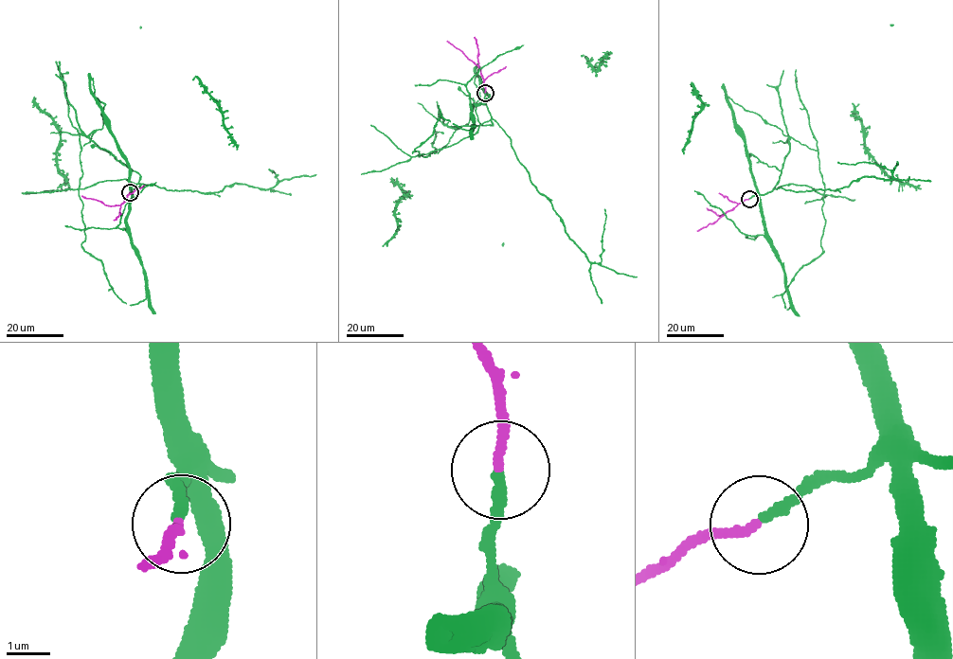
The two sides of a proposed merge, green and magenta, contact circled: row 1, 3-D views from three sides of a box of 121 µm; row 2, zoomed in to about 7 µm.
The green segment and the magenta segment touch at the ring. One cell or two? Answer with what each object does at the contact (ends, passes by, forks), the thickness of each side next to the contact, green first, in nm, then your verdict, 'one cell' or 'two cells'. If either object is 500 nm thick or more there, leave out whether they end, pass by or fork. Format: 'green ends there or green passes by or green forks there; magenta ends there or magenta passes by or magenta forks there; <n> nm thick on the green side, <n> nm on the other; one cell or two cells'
green ends there; magenta ends there; 240 nm thick on the green side, 200 nm on the other; one cell

